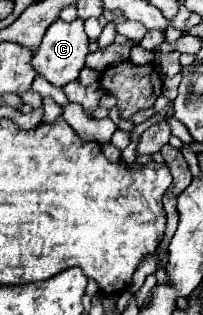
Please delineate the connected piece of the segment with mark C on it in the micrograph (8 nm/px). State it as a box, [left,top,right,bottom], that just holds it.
[31,19,89,87]

